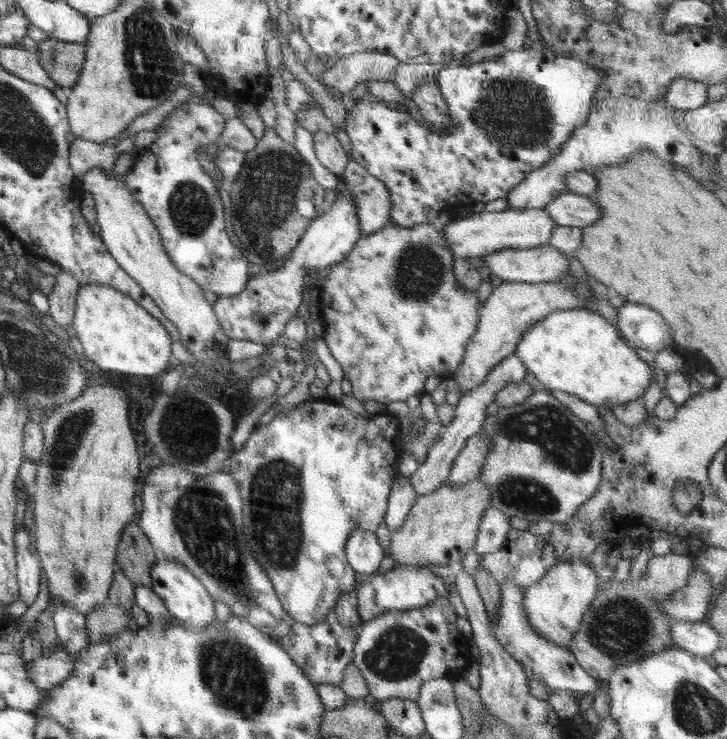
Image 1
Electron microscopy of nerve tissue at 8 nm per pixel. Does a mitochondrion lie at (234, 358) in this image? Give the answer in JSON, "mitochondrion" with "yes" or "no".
{"mitochondrion":"no"}

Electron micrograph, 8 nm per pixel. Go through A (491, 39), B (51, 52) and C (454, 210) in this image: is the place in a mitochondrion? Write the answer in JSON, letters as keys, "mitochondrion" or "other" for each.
{"A":"other","B":"mitochondrion","C":"other"}

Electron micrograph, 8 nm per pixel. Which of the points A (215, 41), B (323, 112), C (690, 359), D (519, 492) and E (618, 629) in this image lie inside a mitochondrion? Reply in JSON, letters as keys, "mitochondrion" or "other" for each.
{"A":"other","B":"other","C":"other","D":"mitochondrion","E":"mitochondrion"}

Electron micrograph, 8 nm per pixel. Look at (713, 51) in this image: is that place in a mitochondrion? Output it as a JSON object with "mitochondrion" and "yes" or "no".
{"mitochondrion":"no"}

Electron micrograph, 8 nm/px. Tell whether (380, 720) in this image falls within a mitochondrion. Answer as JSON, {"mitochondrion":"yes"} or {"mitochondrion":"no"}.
{"mitochondrion":"no"}

